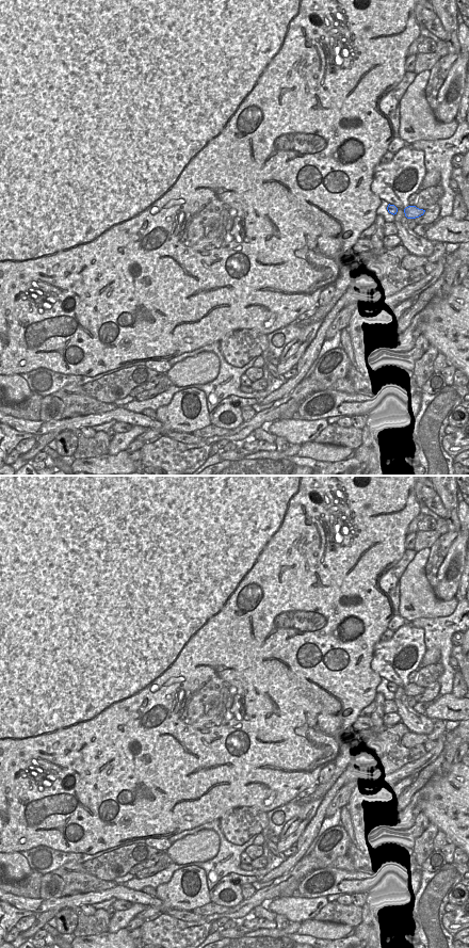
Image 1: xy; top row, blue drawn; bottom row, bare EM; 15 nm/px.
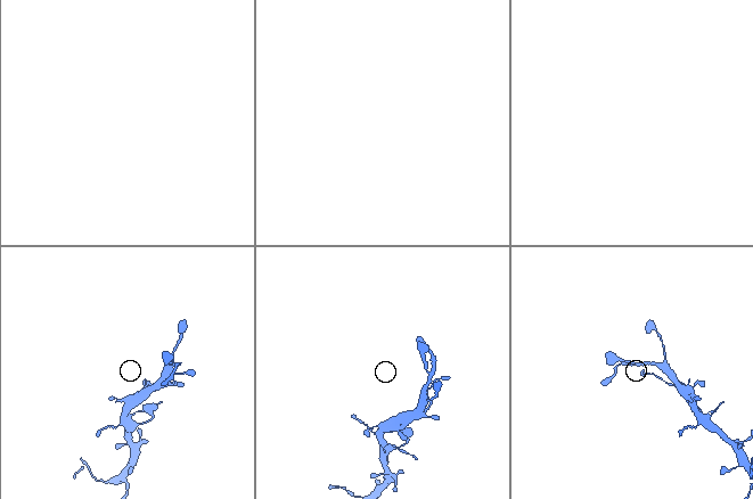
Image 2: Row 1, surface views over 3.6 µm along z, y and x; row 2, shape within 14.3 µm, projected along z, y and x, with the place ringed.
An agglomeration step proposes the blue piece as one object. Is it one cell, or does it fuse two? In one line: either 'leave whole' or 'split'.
leave whole

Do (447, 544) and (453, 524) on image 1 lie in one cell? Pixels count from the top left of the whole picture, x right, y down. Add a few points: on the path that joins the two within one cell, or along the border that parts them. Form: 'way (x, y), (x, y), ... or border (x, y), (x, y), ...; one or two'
border (449, 530), (457, 532); two

